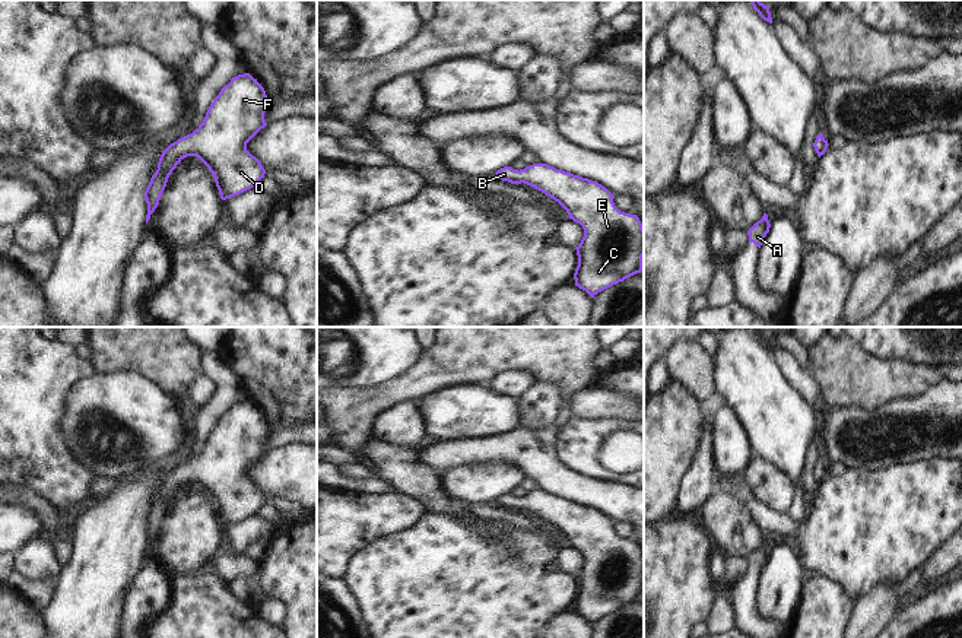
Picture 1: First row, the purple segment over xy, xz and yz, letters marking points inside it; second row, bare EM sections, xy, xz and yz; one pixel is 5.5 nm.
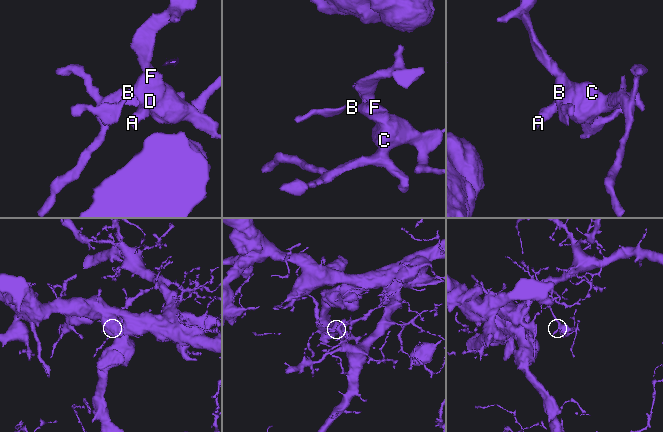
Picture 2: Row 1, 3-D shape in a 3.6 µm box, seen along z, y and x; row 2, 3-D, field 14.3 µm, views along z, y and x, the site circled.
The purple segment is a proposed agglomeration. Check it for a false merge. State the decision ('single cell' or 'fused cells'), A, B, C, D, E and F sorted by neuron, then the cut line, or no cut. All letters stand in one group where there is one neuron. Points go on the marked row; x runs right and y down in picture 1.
single cell | A B C D E F | no cut

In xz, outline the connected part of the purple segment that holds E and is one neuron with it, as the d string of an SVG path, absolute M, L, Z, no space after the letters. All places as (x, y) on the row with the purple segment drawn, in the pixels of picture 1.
M533 164L526 166L524 169L512 169L511 166L504 166L495 172L502 181L508 181L511 184L527 184L534 187L536 190L545 193L555 201L558 201L569 215L569 219L580 223L584 229L584 237L580 245L575 248L578 255L578 266L574 273L575 286L585 291L591 298L594 298L599 292L623 282L625 279L644 272L642 257L644 257L644 228L636 215L629 215L620 212L615 203L615 196L597 181L591 181L588 178L582 178L580 175L574 175L571 172L565 172L562 169L556 169L547 164Z

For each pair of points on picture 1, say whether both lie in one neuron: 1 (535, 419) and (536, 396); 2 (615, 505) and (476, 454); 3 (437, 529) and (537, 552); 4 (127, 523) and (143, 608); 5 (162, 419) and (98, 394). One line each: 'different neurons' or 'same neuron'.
1: same neuron
2: same neuron
3: same neuron
4: different neurons
5: same neuron

